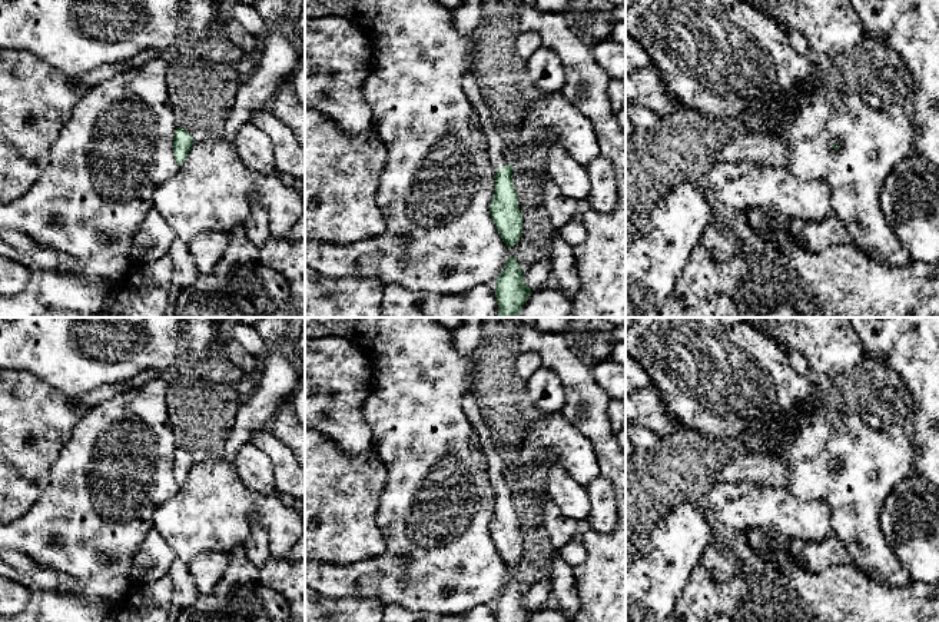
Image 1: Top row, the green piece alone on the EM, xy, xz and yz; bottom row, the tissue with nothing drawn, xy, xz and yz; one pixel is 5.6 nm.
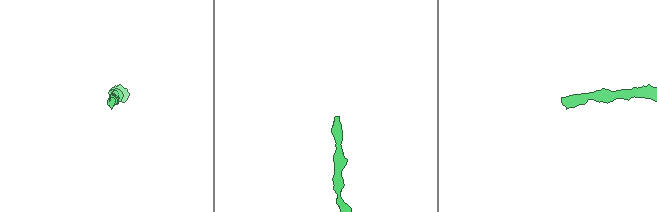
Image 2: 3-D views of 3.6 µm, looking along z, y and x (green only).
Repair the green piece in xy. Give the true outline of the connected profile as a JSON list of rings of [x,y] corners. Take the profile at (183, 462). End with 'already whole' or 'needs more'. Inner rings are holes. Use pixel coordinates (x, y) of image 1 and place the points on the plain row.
[[[176,448],[173,473],[179,486],[185,482],[193,465],[192,456],[183,448]]] | already whole

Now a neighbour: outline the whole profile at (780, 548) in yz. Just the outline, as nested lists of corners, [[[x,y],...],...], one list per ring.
[[[757,526],[746,529],[746,536],[759,558],[772,556],[780,566],[794,565],[800,571],[810,573],[793,555],[790,538],[784,533],[780,533],[772,526]]]

